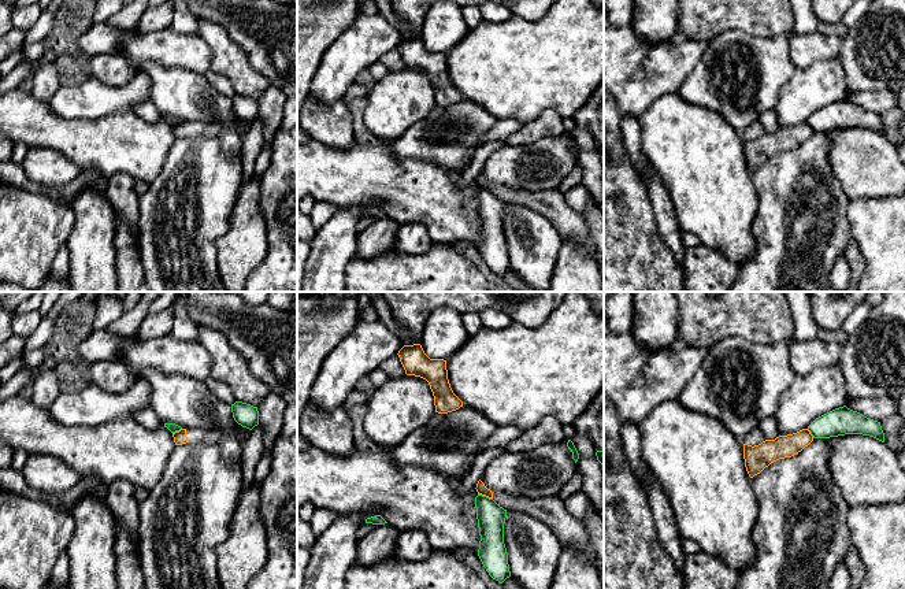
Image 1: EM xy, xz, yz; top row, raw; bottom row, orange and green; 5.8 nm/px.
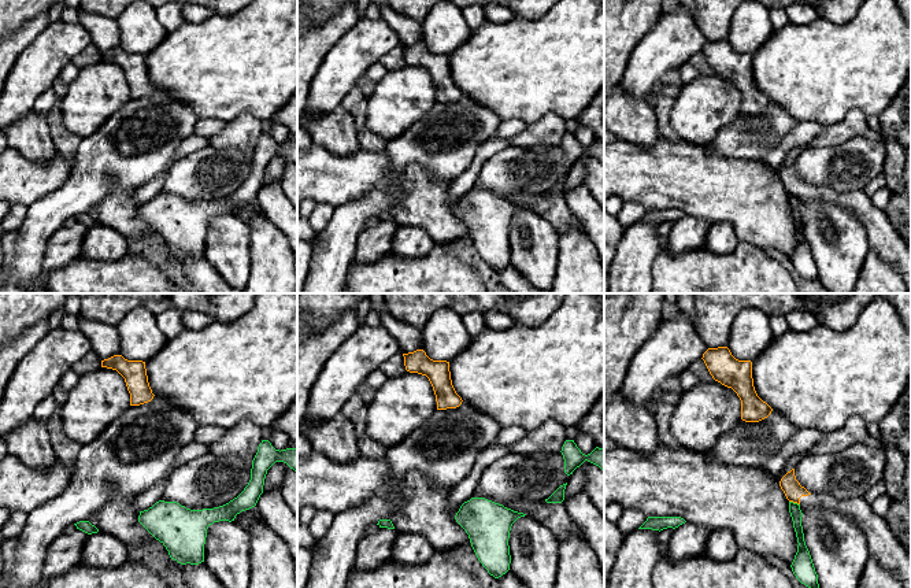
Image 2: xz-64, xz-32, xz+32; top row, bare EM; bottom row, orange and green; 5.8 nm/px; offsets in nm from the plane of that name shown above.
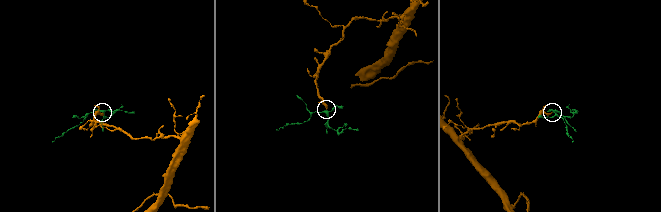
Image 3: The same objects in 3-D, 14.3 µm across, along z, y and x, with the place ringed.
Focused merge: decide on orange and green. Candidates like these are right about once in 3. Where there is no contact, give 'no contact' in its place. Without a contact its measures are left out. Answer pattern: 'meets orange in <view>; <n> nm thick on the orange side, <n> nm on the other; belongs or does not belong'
meets orange in xz; 60 nm thick on the orange side, 160 nm on the other; does not belong

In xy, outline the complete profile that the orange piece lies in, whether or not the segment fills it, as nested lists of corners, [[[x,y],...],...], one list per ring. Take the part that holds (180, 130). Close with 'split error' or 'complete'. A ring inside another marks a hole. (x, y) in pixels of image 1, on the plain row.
[[[181,122],[173,126],[175,138],[182,138],[189,134],[205,134],[209,137],[216,137],[222,126],[218,122]]]; split error

